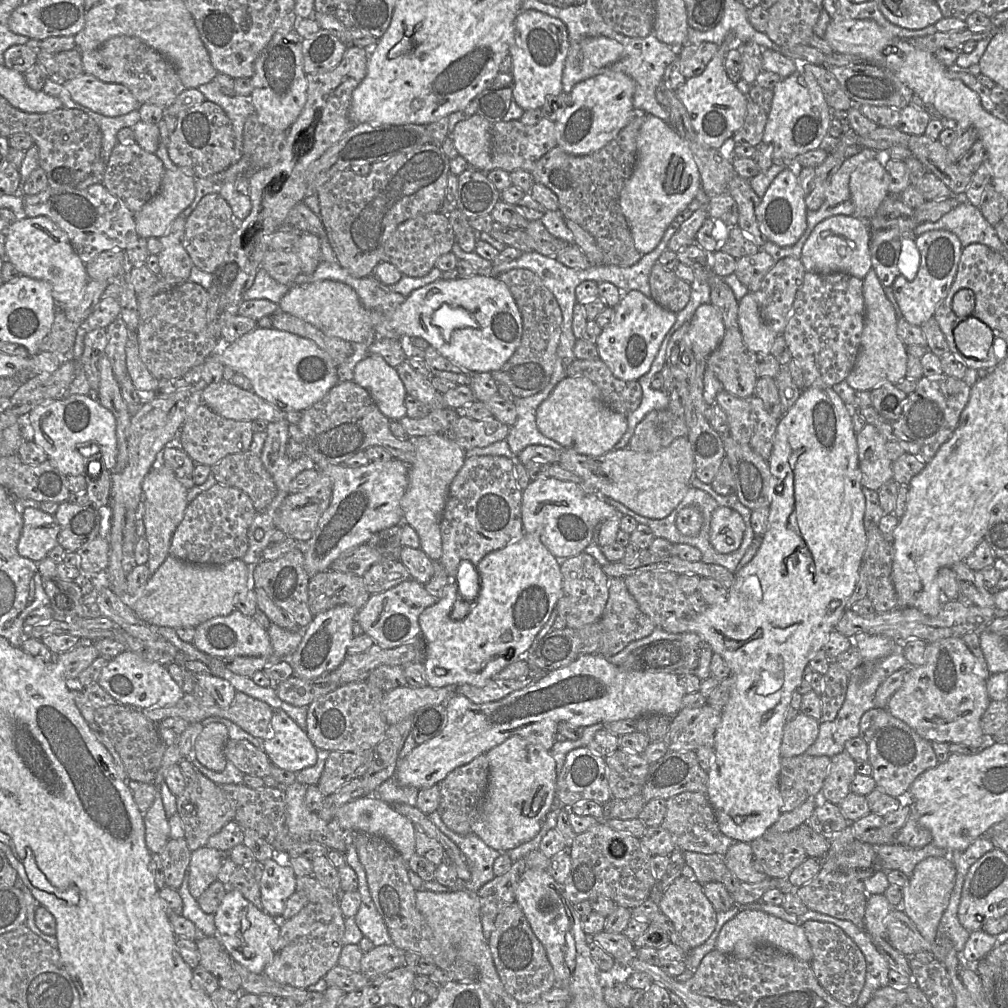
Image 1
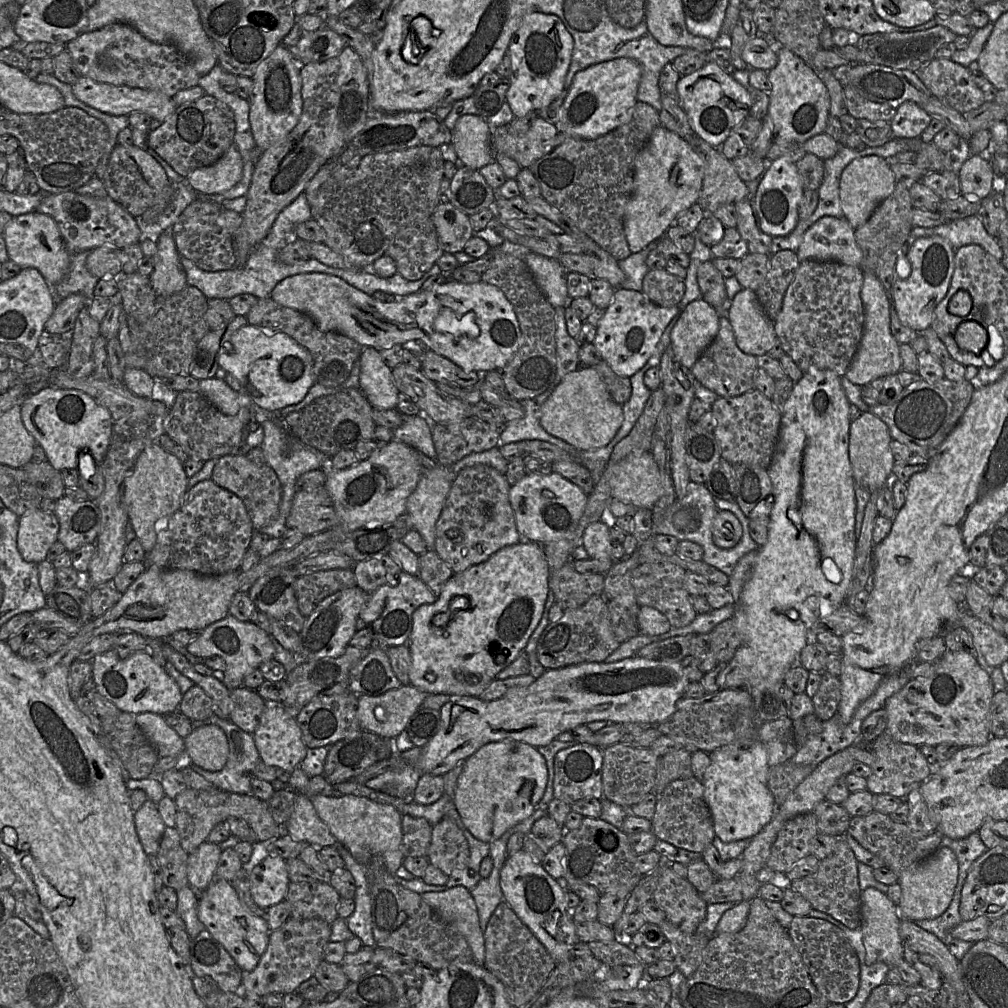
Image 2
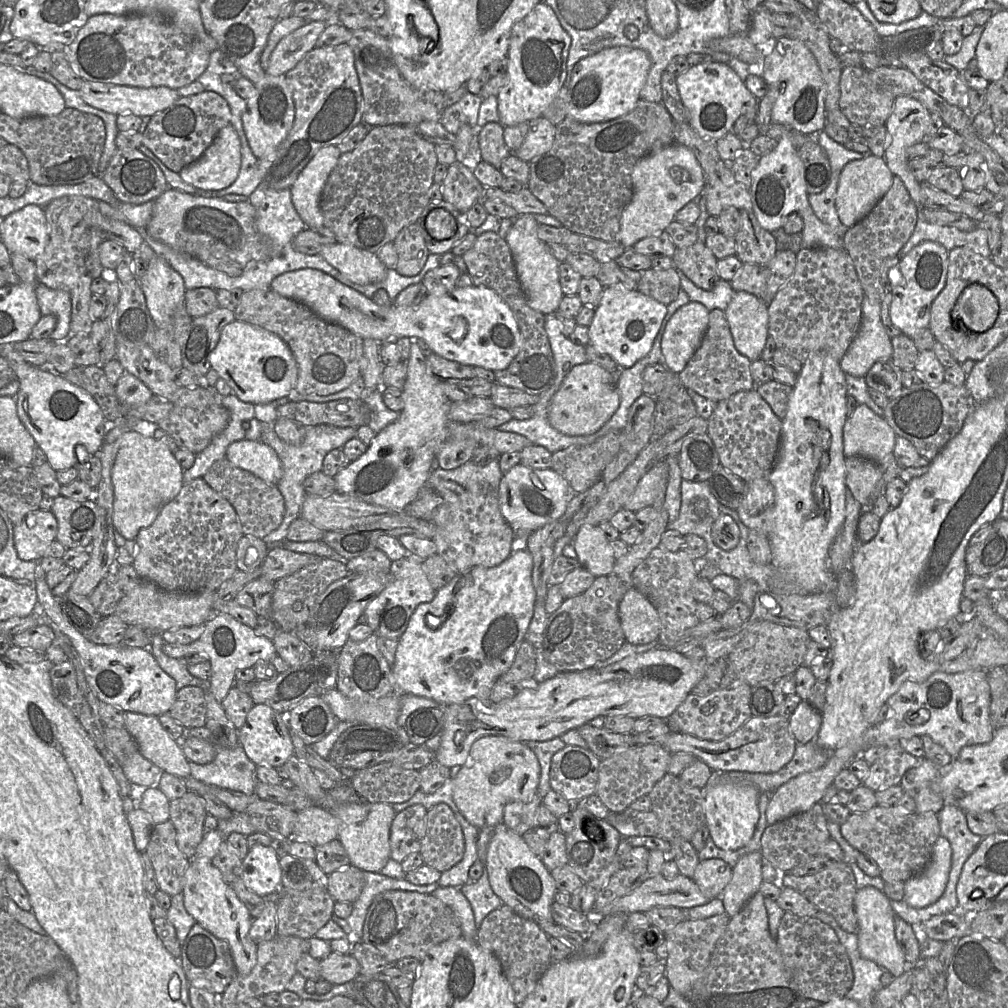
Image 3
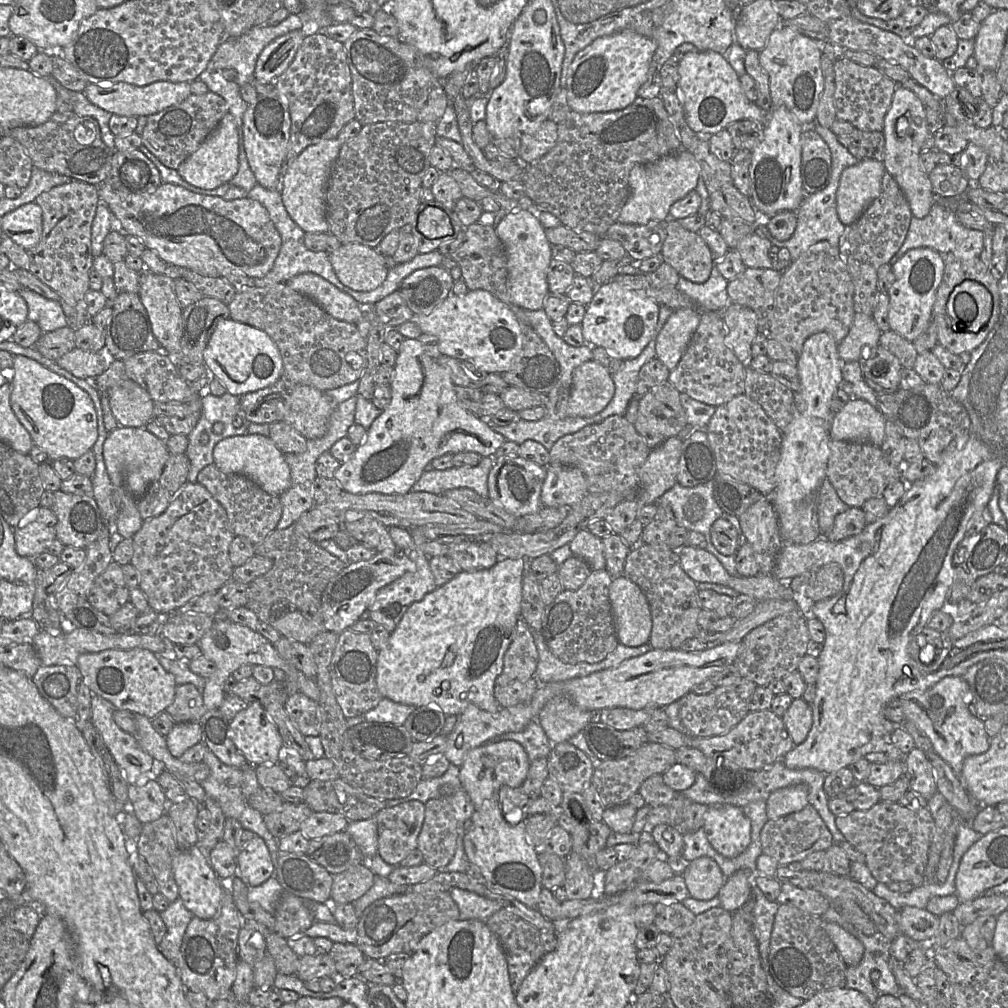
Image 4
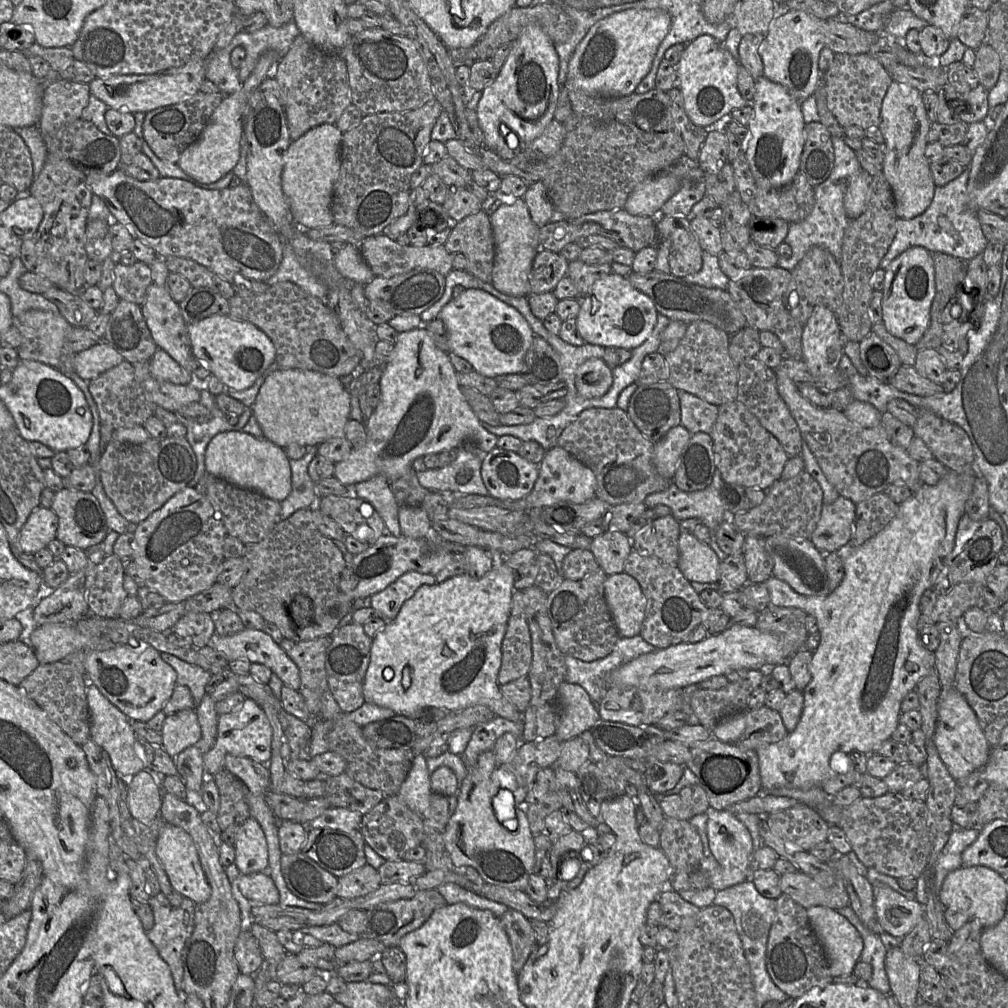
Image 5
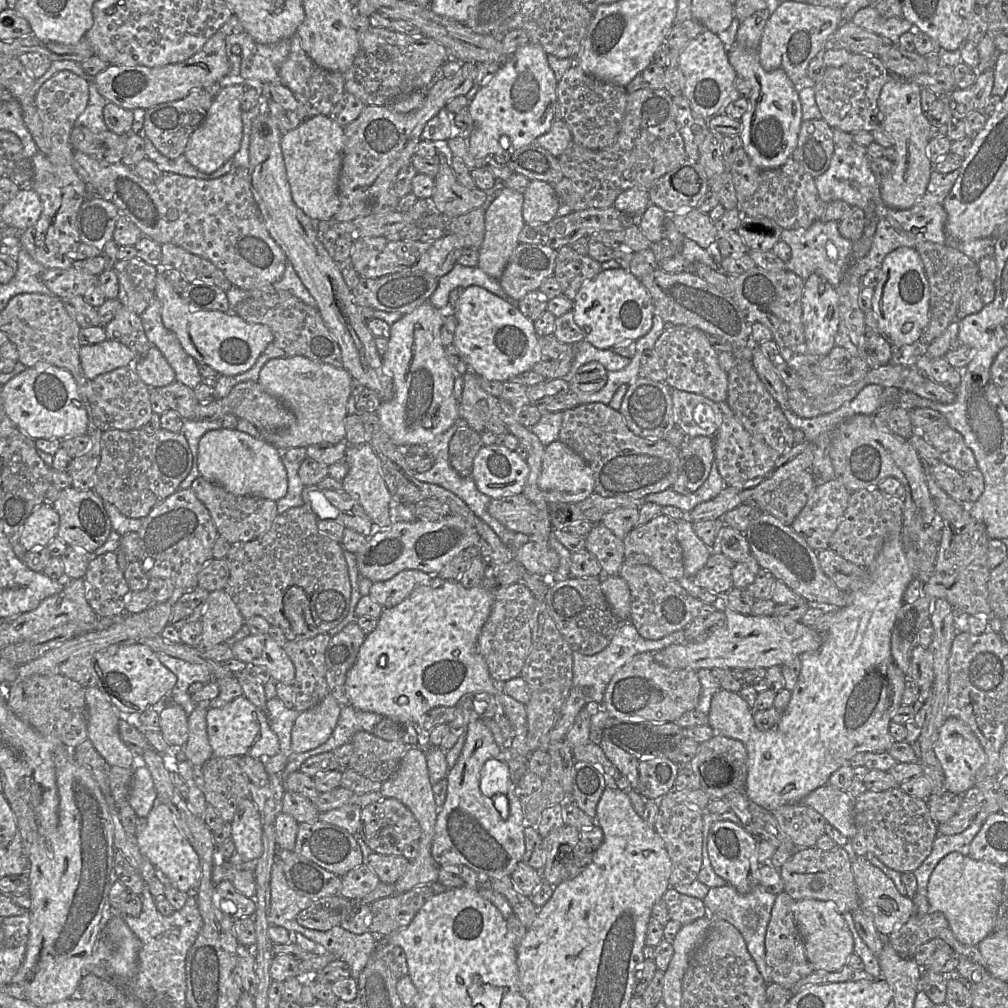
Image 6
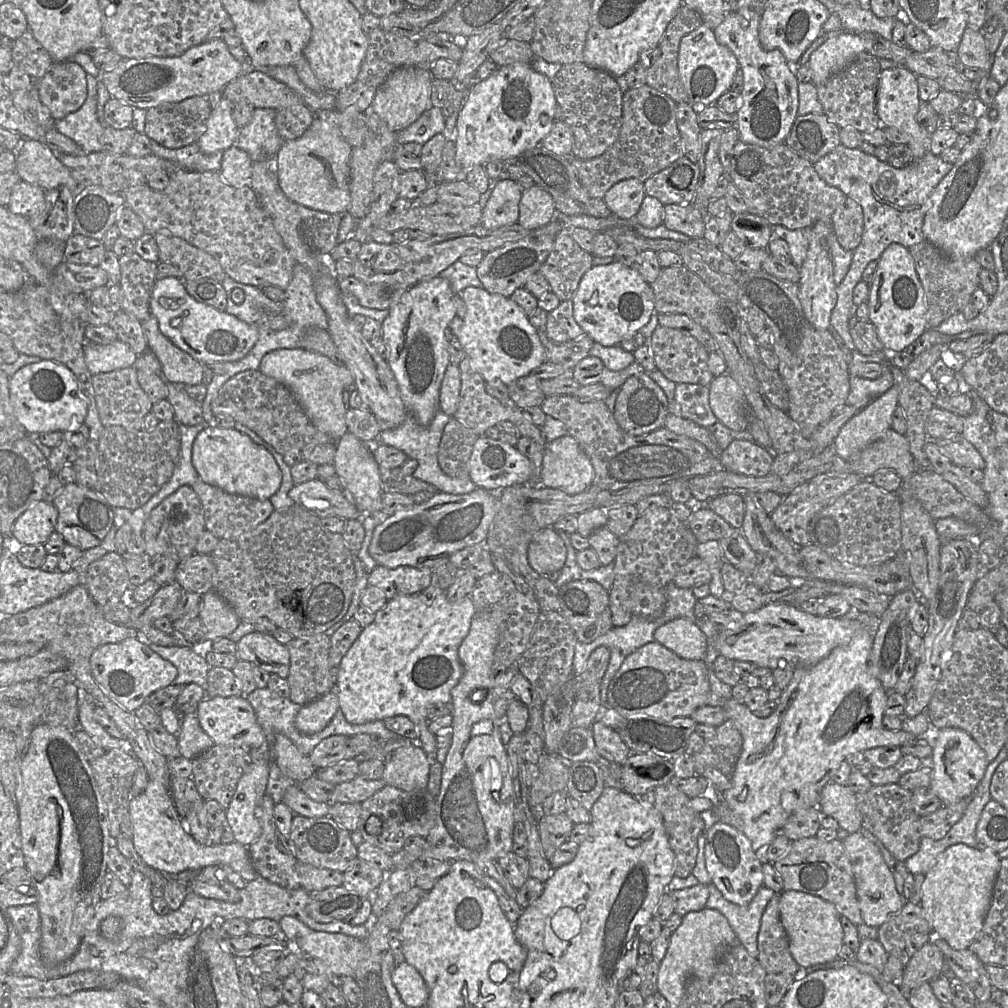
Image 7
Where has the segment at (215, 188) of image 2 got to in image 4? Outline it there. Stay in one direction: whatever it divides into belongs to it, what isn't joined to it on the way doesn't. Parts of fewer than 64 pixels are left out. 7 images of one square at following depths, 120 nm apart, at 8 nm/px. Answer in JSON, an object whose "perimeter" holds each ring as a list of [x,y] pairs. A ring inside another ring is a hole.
{"perimeter":[[[228,112],[199,148],[182,162],[177,171],[188,183],[203,189],[214,189],[229,182],[239,166],[238,128],[234,116]]]}

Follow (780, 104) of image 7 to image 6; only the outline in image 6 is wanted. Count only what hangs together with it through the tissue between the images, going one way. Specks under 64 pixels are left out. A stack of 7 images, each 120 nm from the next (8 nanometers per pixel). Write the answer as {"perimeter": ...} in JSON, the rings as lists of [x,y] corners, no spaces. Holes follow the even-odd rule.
{"perimeter":[[[735,42],[728,50],[728,58],[736,74],[750,84],[748,108],[740,119],[742,129],[739,136],[743,149],[756,167],[779,168],[792,156],[803,121],[796,85],[780,68],[765,70],[759,61],[758,49],[750,50]]]}

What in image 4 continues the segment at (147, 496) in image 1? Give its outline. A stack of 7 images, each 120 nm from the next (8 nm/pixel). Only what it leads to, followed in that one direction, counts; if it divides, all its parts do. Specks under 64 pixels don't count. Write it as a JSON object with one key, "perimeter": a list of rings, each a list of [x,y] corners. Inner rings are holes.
{"perimeter":[[[118,426],[109,432],[103,445],[103,458],[118,508],[115,525],[123,538],[132,539],[141,528],[143,519],[137,508],[137,499],[159,479],[169,456],[167,446],[146,428]]]}

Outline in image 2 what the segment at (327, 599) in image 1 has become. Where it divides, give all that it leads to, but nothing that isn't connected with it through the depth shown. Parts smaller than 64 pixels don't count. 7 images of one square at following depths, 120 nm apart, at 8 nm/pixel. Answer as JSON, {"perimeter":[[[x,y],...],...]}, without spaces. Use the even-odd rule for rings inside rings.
{"perimeter":[[[330,569],[297,577],[294,591],[300,612],[307,617],[326,597],[354,586],[357,581],[352,569]]]}

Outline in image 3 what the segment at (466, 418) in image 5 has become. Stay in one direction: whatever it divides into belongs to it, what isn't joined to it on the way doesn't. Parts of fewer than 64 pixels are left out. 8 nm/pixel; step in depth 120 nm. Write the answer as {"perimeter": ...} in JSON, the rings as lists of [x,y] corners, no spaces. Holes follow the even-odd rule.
{"perimeter":[[[416,342],[411,343],[406,365],[407,377],[402,389],[404,406],[399,418],[375,435],[364,454],[333,477],[336,491],[392,511],[402,511],[426,486],[438,449],[449,437],[473,438],[480,446],[488,446],[500,454],[521,452],[526,446],[532,445],[523,435],[486,428],[480,422],[451,421],[451,401],[442,389],[442,382],[433,375],[427,358]]]}

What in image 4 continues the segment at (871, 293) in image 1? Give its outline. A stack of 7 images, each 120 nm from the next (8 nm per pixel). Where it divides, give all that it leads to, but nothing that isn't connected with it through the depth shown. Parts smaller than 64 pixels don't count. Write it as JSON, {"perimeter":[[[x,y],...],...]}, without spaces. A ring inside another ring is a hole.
{"perimeter":[[[856,313],[846,337],[838,344],[838,354],[843,362],[859,361],[865,346],[870,349],[880,344],[882,331],[872,315]]]}

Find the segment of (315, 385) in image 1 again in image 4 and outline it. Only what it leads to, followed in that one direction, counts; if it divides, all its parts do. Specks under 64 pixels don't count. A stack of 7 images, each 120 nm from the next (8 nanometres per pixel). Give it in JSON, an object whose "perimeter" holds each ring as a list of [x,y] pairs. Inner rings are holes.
{"perimeter":[[[231,318],[217,322],[203,352],[204,365],[225,386],[228,393],[242,396],[274,384],[281,376],[282,358],[278,346],[263,330]]]}

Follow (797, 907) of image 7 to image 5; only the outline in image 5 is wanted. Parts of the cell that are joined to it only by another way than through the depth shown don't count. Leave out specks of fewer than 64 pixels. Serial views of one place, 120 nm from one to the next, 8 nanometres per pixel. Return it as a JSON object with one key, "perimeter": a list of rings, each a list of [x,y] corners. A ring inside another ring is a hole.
{"perimeter":[[[810,907],[807,916],[822,945],[831,975],[851,975],[863,950],[858,931],[845,917],[828,907]]]}

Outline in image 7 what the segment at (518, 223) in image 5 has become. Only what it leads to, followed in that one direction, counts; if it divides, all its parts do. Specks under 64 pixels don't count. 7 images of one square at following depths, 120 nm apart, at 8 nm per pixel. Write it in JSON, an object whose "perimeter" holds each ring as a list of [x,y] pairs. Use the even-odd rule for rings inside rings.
{"perimeter":[[[499,181],[483,209],[482,225],[487,229],[497,229],[517,223],[522,193],[516,181]]]}

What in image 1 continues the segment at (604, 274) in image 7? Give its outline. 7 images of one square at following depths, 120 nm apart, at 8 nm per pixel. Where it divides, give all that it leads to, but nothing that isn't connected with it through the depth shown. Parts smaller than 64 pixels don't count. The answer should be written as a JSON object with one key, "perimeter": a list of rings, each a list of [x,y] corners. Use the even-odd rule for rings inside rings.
{"perimeter":[[[640,291],[623,293],[618,305],[614,307],[611,322],[602,329],[596,341],[598,356],[616,378],[637,381],[650,370],[663,339],[675,321],[676,313],[662,308]]]}

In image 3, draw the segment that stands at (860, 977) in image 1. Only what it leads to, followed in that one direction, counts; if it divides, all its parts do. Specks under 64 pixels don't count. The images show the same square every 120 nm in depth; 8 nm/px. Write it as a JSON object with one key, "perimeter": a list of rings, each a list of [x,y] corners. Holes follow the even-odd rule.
{"perimeter":[[[785,912],[779,923],[776,942],[786,971],[806,999],[826,1003],[847,995],[854,981],[853,969],[846,949],[832,927],[816,917]]]}

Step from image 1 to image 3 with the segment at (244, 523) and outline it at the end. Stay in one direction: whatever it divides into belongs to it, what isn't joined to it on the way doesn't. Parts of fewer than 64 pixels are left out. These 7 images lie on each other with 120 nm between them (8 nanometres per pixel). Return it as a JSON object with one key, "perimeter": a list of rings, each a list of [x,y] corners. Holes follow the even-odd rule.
{"perimeter":[[[196,478],[184,483],[179,494],[162,506],[155,521],[139,531],[135,542],[137,555],[133,566],[142,580],[155,583],[167,591],[200,593],[215,592],[236,571],[236,550],[244,536],[233,506],[205,480]]]}

